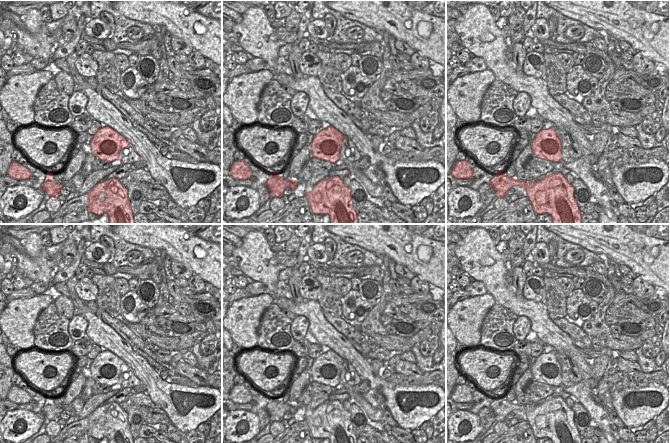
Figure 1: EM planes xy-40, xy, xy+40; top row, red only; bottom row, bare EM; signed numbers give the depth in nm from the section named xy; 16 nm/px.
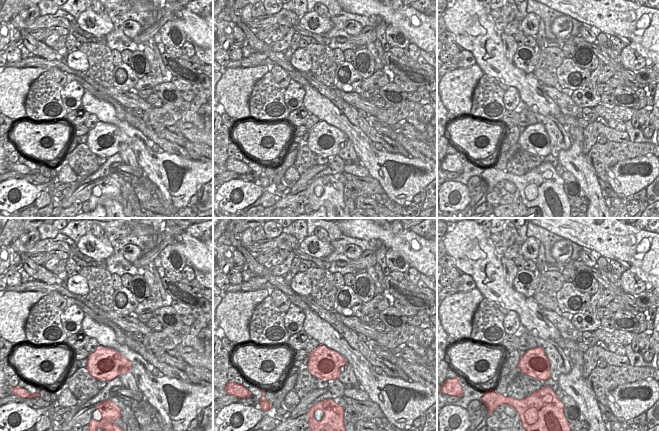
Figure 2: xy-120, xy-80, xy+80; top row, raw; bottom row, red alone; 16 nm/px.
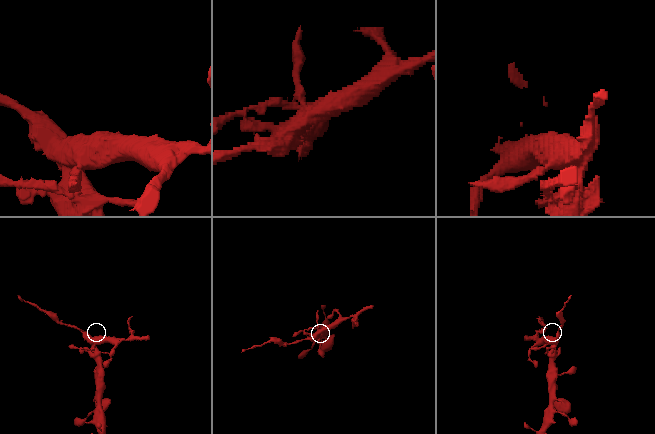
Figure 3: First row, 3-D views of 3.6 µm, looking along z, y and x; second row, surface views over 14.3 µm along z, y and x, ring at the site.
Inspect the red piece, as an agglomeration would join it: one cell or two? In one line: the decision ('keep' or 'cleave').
cleave

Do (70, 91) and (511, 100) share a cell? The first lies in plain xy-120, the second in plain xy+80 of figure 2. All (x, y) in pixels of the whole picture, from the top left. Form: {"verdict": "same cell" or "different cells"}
{"verdict": "same cell"}

